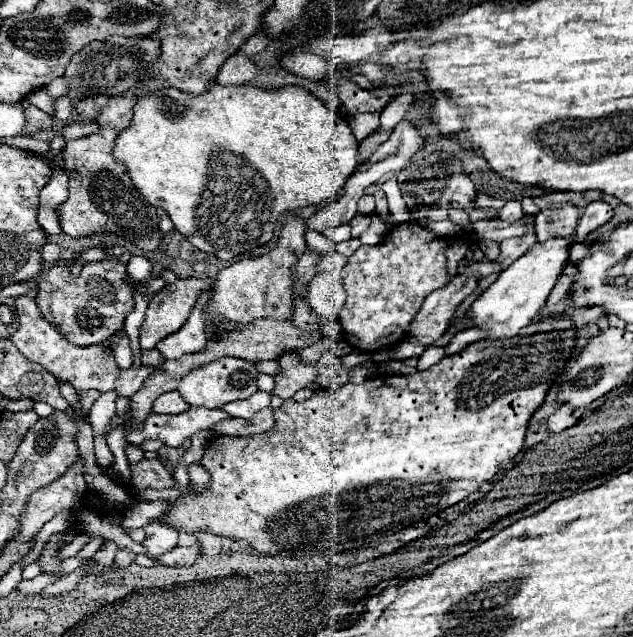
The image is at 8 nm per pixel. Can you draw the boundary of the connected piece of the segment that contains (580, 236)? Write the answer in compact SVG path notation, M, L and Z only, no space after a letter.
M602 200L588 204L586 210L584 210L584 214L582 214L582 218L580 218L580 222L578 222L576 238L574 240L576 242L582 242L588 232L592 232L594 228L606 224L612 218L612 214L614 214L612 212L612 206L606 204L606 202L602 202Z

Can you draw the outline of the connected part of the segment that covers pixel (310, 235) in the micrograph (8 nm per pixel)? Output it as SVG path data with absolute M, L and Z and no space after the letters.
M306 232L306 242L308 242L308 248L312 248L320 254L334 252L334 244L322 232Z

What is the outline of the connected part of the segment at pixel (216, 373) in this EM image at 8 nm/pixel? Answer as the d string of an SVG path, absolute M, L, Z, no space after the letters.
M224 358L208 364L206 368L194 368L186 376L182 376L178 392L190 406L206 406L206 408L222 408L228 402L244 400L252 392L258 390L256 386L258 372L252 362L240 360L240 358Z

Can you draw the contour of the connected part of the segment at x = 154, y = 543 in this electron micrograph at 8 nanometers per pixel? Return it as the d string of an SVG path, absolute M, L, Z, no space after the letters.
M150 520L144 526L144 532L146 532L146 538L144 538L142 546L148 550L148 554L152 558L158 558L160 554L172 550L178 542L178 530L164 524L162 520Z

